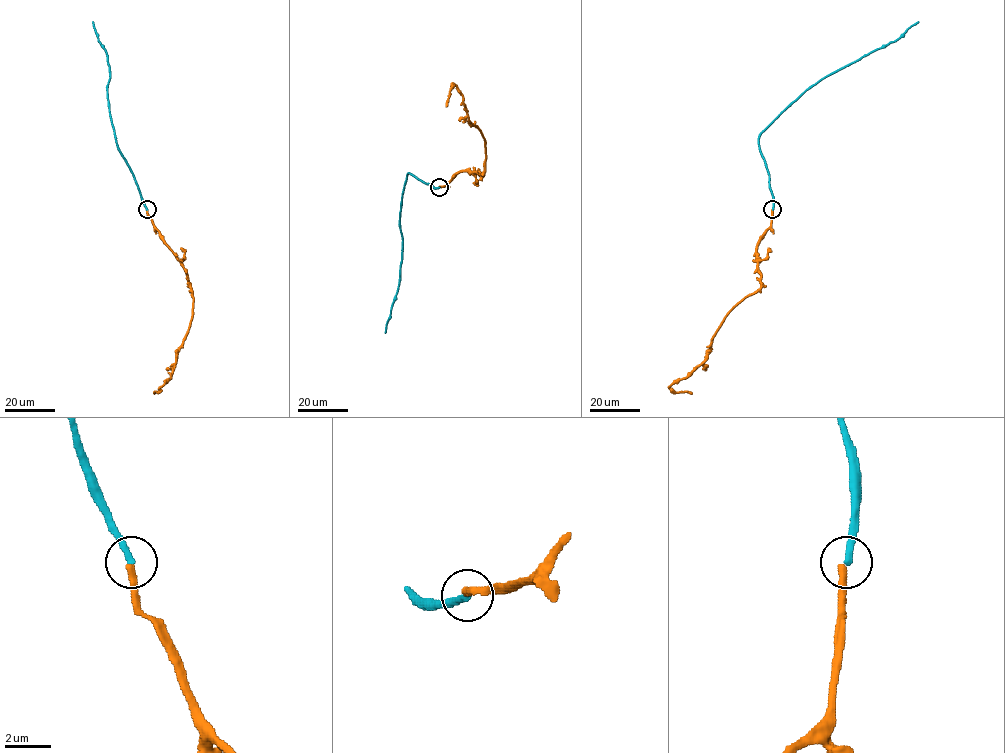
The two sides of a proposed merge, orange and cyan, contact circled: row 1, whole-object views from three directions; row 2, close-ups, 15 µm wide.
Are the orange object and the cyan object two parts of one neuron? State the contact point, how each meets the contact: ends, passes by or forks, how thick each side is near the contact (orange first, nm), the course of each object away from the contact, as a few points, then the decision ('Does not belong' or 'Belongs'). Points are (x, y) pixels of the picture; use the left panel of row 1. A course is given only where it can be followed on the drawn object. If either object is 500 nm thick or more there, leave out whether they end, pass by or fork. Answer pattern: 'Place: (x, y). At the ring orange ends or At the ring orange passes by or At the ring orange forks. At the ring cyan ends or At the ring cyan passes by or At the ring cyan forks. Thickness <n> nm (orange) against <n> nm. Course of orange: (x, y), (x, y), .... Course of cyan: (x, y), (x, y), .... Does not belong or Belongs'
Place: (147, 209). At the ring orange ends. At the ring cyan ends. Thickness 320 nm (orange) against 320 nm. Course of orange: (147, 210), (153, 226), (186, 272), (193, 297), (193, 317), (178, 352), (171, 378), (154, 393). Course of cyan: (147, 209), (117, 144), (107, 97), (110, 69), (107, 53), (98, 41), (93, 21). Does not belong

